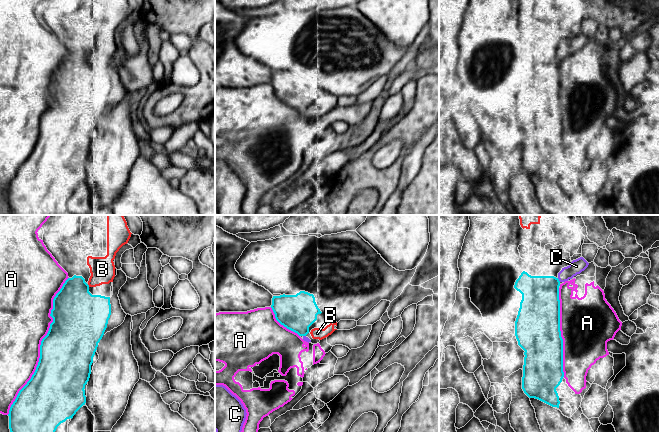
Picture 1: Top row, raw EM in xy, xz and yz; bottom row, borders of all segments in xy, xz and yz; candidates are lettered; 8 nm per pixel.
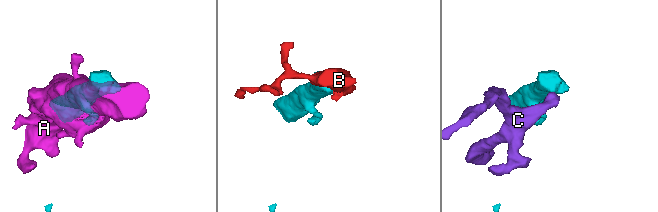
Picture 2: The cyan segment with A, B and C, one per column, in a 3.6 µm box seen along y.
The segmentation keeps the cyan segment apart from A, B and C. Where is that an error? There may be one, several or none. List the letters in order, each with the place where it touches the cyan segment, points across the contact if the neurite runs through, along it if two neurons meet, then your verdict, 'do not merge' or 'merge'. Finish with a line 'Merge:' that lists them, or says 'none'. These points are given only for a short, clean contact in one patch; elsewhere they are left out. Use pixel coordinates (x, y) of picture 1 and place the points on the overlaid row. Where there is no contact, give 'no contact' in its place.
A: contact xy (40, 346); do not merge
B: contact xy (88, 285); merge
C: contact yz (558, 280); do not merge
Merge: B

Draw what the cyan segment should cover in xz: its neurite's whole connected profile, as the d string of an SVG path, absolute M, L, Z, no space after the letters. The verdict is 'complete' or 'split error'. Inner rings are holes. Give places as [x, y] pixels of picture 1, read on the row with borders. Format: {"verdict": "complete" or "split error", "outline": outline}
{"verdict": "complete", "outline": "M305 291L296 295L273 296L271 308L276 320L299 336L306 336L317 315L322 313L314 295Z"}

